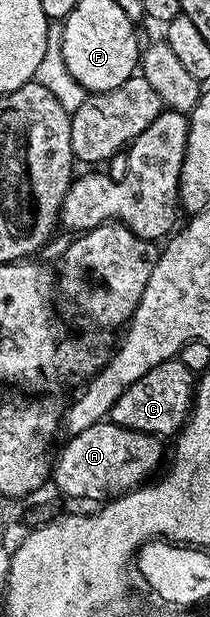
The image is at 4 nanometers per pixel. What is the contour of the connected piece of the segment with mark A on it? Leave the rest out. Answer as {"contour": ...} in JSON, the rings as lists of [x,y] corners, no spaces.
{"contour":[[[110,420],[93,424],[93,428],[70,435],[66,441],[59,459],[53,462],[53,483],[67,497],[88,498],[94,504],[144,485],[165,462],[162,437],[130,430]]]}

